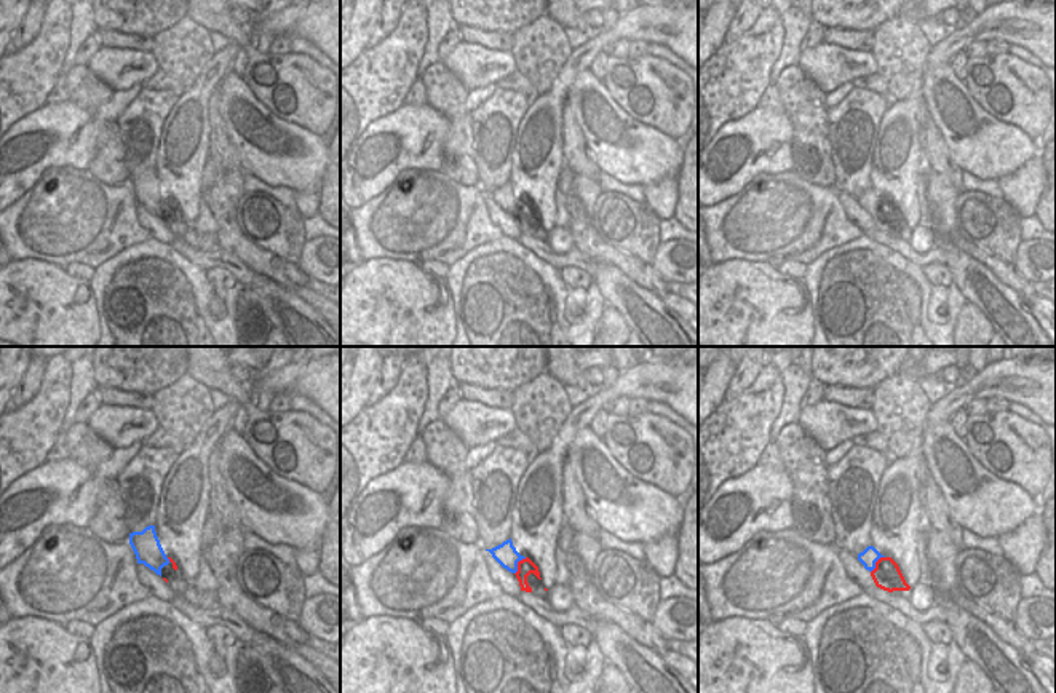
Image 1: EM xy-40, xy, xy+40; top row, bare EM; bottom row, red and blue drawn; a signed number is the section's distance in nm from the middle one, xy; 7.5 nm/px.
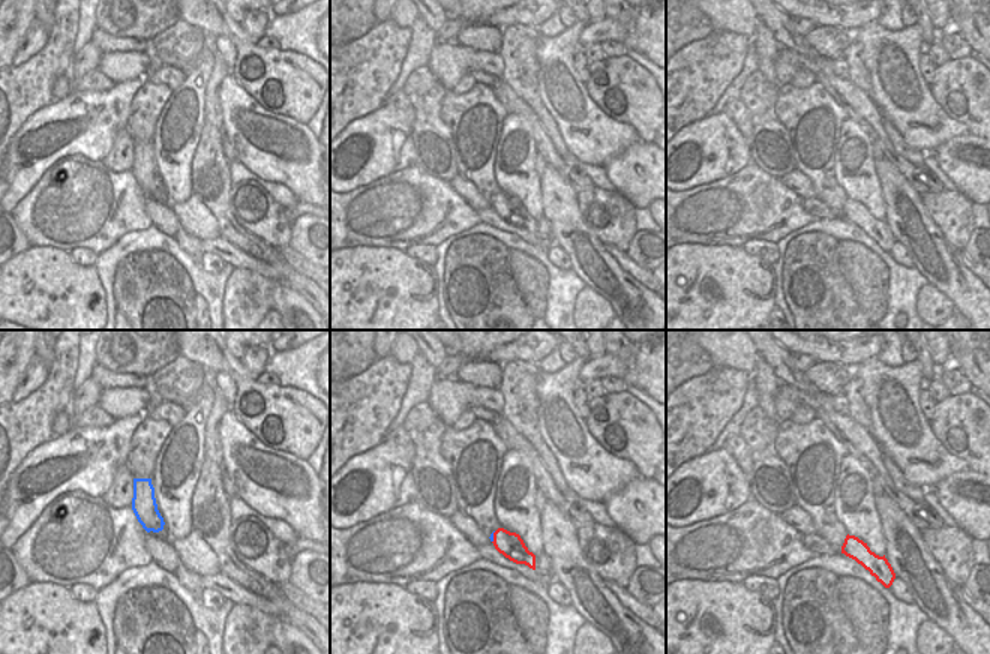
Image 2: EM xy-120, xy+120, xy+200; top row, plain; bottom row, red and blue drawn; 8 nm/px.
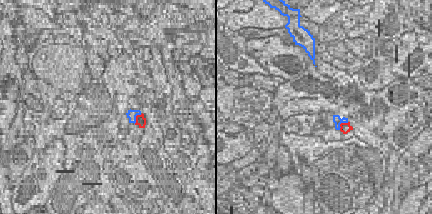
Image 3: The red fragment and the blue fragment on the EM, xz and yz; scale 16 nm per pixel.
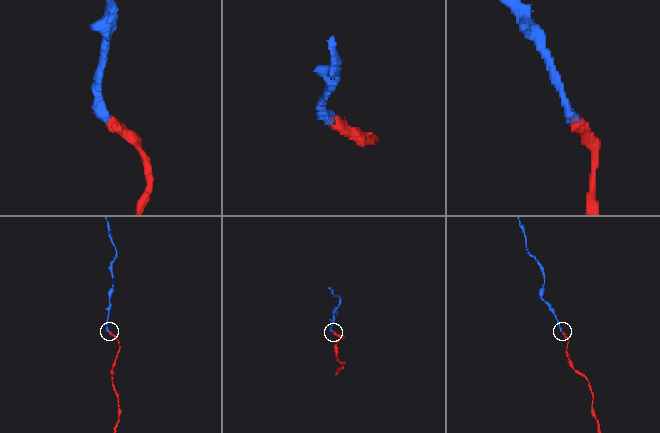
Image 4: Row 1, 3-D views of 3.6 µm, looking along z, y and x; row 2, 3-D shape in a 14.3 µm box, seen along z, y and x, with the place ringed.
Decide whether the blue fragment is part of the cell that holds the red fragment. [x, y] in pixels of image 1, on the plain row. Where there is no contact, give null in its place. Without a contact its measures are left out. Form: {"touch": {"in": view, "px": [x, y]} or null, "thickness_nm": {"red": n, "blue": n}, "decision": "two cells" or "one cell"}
{"touch": {"in": "xy", "px": [518, 206]}, "thickness_nm": {"red": 120, "blue": 170}, "decision": "one cell"}

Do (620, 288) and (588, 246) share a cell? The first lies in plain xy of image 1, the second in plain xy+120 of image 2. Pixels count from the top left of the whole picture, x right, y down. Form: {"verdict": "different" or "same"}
{"verdict": "same"}

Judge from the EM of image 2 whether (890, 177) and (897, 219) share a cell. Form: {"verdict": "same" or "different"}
{"verdict": "same"}

